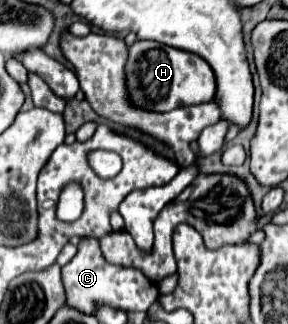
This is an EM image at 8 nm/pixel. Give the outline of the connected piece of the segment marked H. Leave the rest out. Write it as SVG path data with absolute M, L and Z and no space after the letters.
M136 41L128 47L126 91L134 107L166 113L184 105L198 105L214 99L216 79L210 65L194 53L180 51L156 41Z

